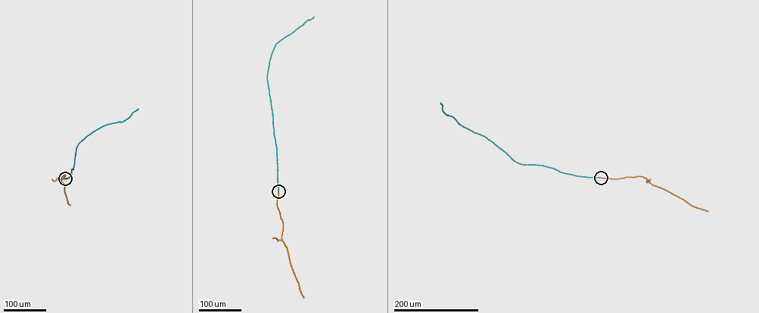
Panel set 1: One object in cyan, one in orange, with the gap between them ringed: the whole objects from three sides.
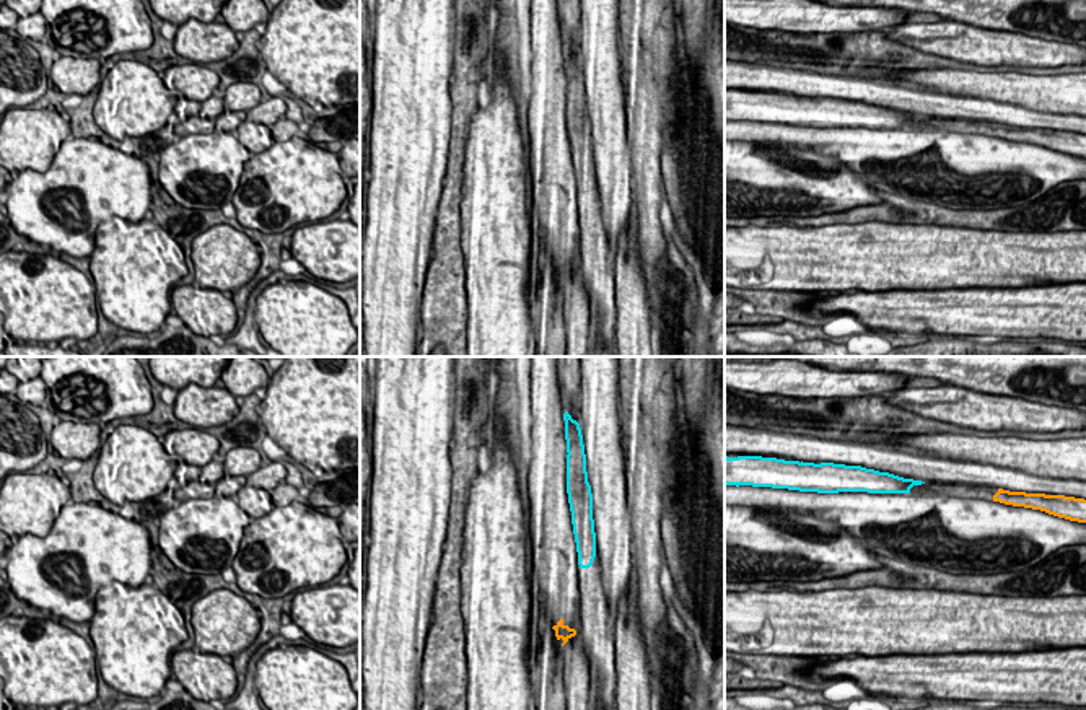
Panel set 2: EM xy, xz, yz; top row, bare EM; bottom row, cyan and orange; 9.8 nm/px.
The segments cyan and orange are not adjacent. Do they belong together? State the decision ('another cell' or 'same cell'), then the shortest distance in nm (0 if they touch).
another cell | 550 nm

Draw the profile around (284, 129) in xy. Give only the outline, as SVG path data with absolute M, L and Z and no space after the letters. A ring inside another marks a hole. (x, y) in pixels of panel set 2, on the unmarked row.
M278 119L275 124L272 124L270 127L270 134L272 134L272 138L275 142L287 142L290 140L291 137L296 135L298 132L298 124L295 124L293 121L290 119Z

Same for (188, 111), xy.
M179 98L176 101L174 112L179 117L179 124L174 125L174 132L181 137L215 132L217 121L200 117L199 101Z

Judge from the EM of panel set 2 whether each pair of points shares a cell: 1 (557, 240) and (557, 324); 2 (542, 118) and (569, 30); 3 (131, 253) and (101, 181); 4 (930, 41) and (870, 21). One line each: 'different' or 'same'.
1: same
2: different
3: different
4: different

